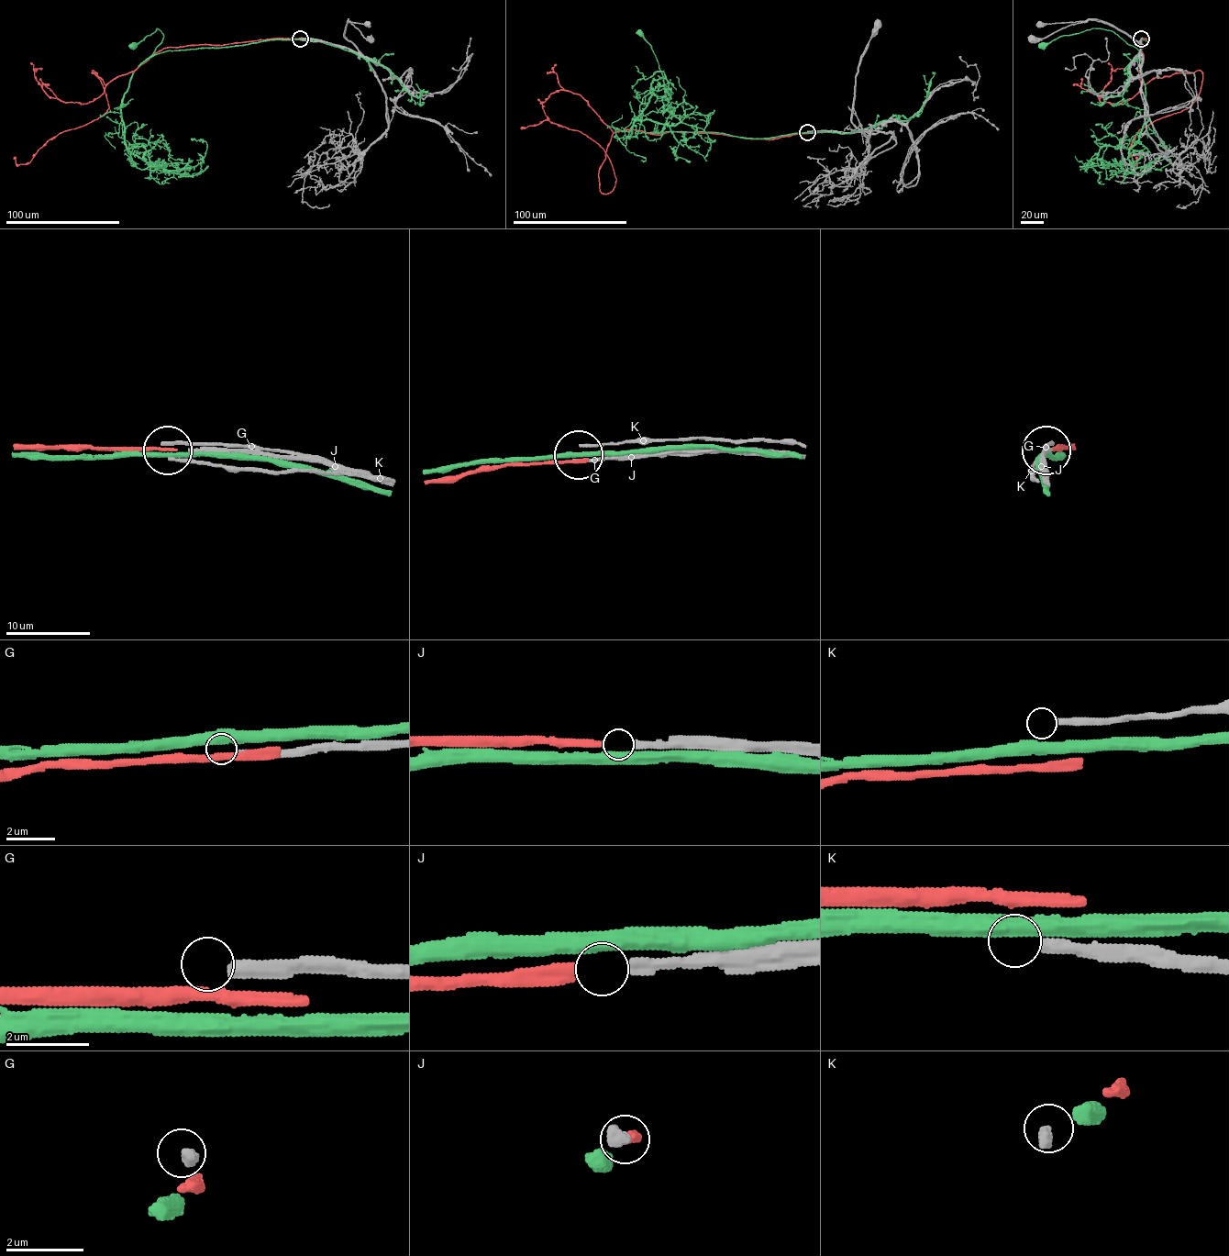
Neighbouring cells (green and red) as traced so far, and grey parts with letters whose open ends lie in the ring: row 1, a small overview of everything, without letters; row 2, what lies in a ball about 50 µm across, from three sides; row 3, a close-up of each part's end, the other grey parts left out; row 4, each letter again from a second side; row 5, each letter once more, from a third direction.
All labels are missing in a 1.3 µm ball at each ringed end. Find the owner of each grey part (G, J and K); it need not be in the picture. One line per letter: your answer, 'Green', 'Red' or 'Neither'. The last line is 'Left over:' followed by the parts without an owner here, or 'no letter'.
G: Neither
J: Red
K: Neither
Left over: G, K

